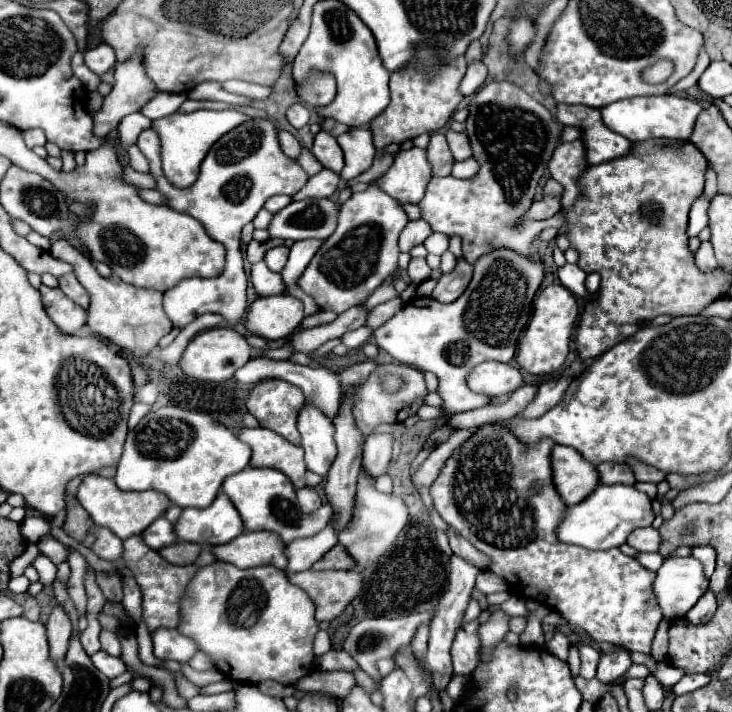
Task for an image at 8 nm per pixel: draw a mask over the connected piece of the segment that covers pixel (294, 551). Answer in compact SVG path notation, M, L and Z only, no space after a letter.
M331 522L325 530L321 530L313 538L303 538L287 544L285 554L287 554L287 568L301 572L311 568L327 550L331 550L337 544L337 534L333 534Z

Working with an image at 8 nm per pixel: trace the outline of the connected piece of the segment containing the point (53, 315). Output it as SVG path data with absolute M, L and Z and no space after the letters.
M39 288L43 306L47 316L53 320L53 324L67 336L77 334L85 322L87 322L87 310L77 306L73 300L69 300L59 288Z

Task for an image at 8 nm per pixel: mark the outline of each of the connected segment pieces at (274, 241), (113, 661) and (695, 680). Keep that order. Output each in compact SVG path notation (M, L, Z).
M269 238L267 242L251 240L251 242L249 242L249 246L247 246L247 260L249 260L251 264L261 262L261 260L265 258L265 252L267 252L269 248L273 248L273 246L279 246L279 244L283 244L283 240L281 240L281 238Z
M99 650L97 654L93 654L91 660L93 660L93 664L97 666L97 670L101 670L107 678L115 678L115 676L127 672L127 666L125 666L123 658L109 656L109 654L103 652L103 650Z
M687 674L673 686L673 692L675 692L675 696L681 696L681 694L693 692L693 690L697 690L709 682L711 682L709 674Z

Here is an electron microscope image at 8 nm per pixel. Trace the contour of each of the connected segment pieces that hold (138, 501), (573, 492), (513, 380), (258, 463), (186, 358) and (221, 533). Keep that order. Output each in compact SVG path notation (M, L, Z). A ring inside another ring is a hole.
M87 476L77 492L77 500L81 506L89 512L91 520L97 526L109 528L113 534L117 534L121 540L141 534L153 520L157 520L167 506L171 504L165 494L157 490L147 490L147 492L123 492L117 488L117 484L111 478L101 478L101 476Z
M559 444L553 446L551 470L555 490L569 506L573 502L581 502L581 498L587 498L587 494L591 494L597 486L595 466L589 466L589 462L585 462L585 458L581 458L581 454L577 454L573 448Z
M483 362L475 366L467 378L467 386L489 398L503 398L523 386L523 376L513 364Z
M241 428L239 440L249 444L253 450L251 468L275 468L283 472L295 488L305 486L305 462L303 462L303 448L293 446L285 438L277 436L267 428Z
M209 328L193 336L193 340L187 344L179 366L185 376L201 382L223 382L229 380L237 368L241 368L251 358L251 346L245 342L245 338L235 332L233 328Z
M219 492L207 508L185 508L175 524L175 536L181 542L195 542L201 546L217 546L237 538L243 532L237 508Z

